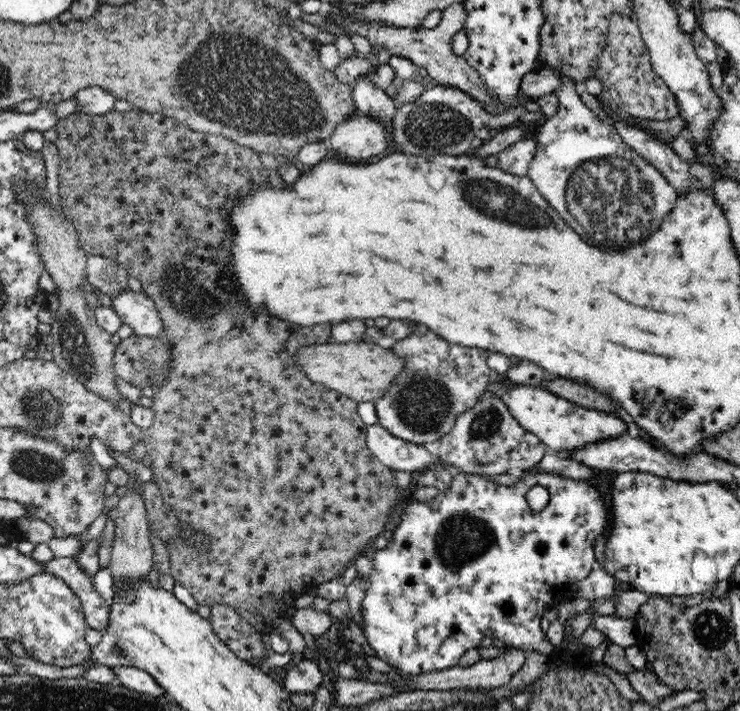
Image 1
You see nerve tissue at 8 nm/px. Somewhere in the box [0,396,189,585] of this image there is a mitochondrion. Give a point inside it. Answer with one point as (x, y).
(36, 462)

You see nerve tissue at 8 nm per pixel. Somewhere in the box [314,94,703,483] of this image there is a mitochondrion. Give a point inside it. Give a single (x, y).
(612, 192)

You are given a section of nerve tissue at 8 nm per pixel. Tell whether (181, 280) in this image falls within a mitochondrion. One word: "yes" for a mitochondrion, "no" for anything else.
yes

